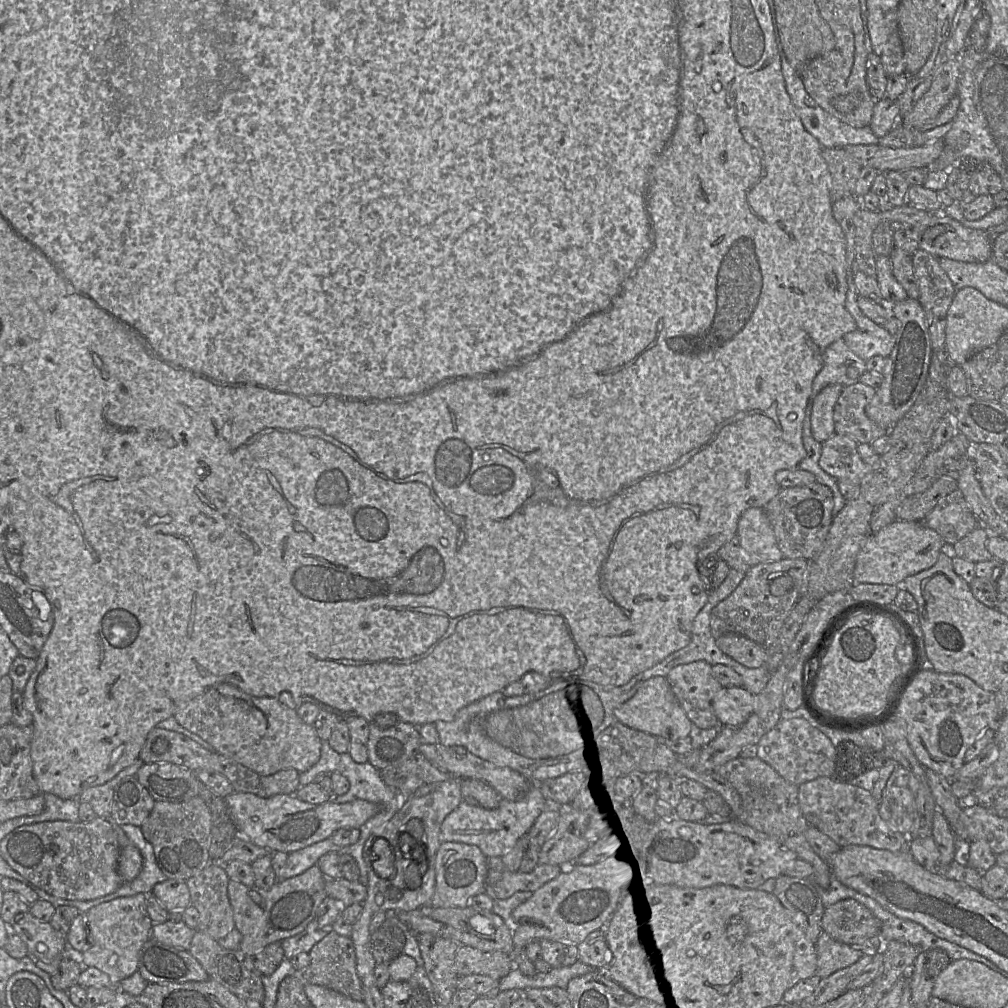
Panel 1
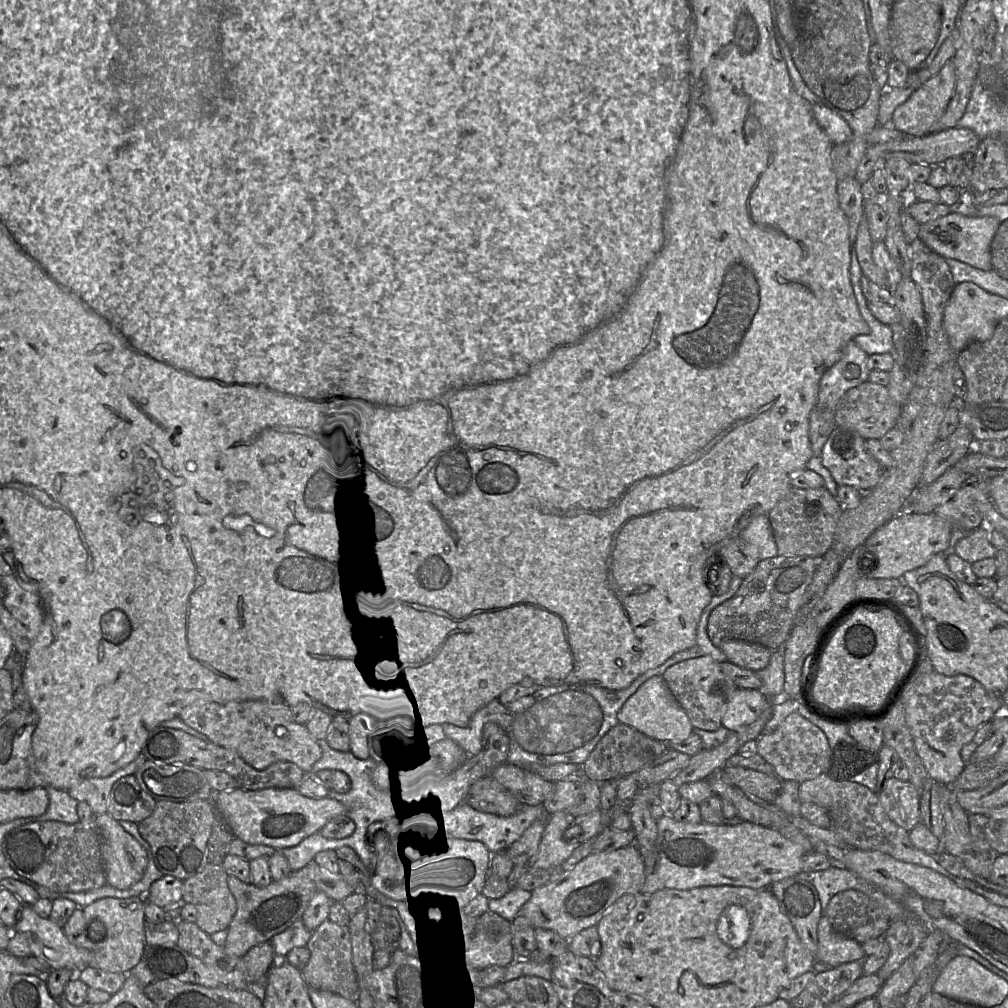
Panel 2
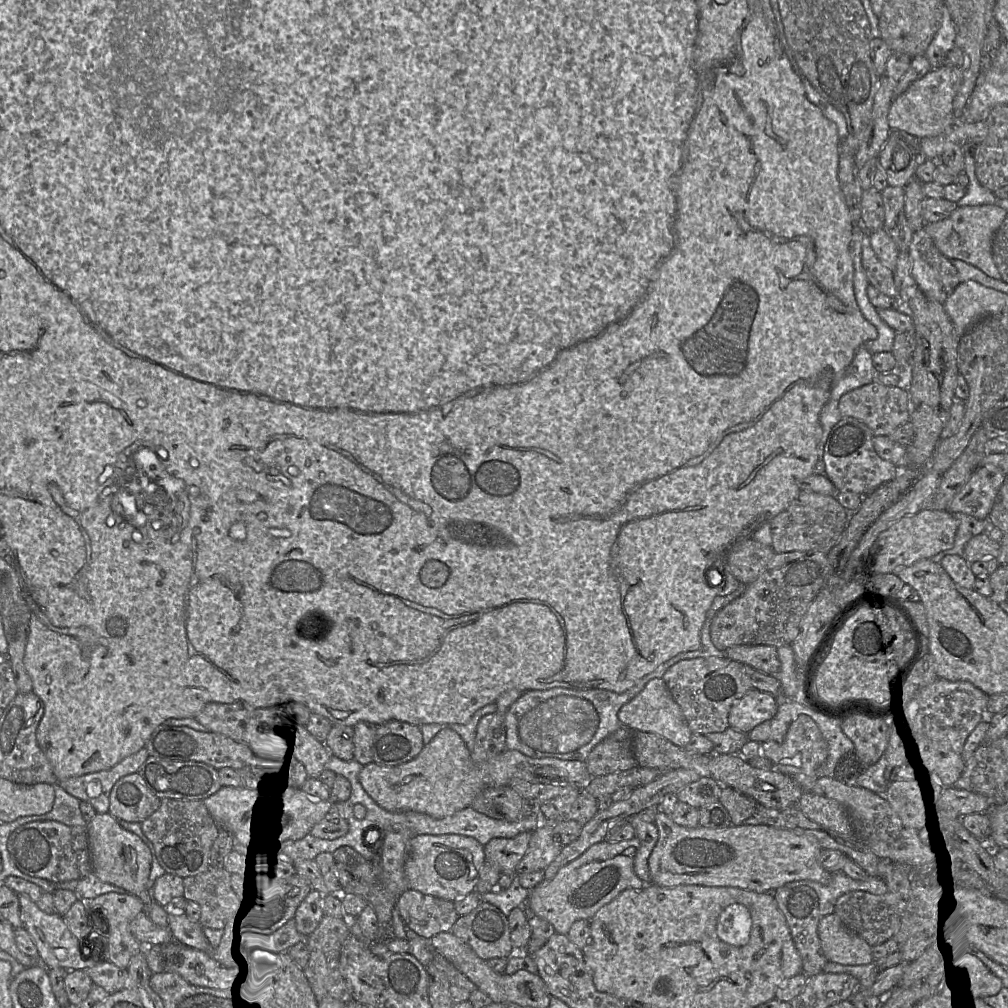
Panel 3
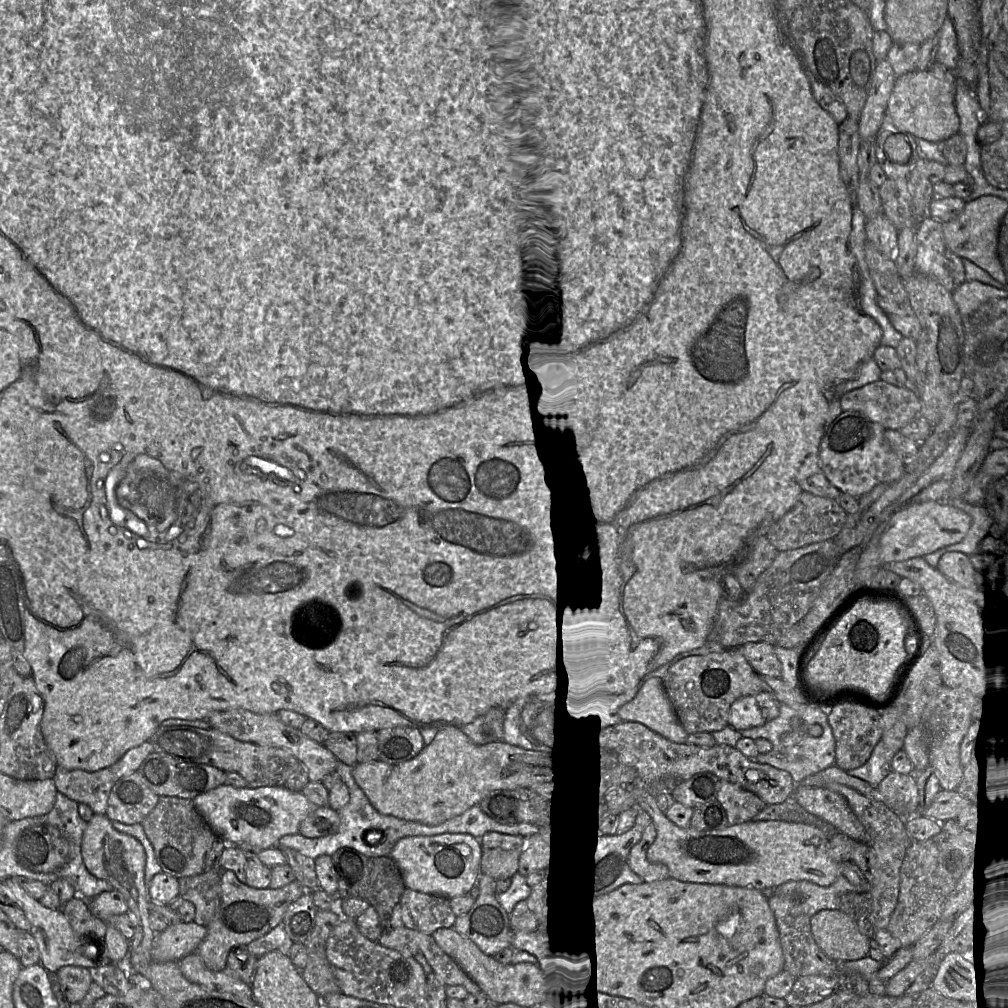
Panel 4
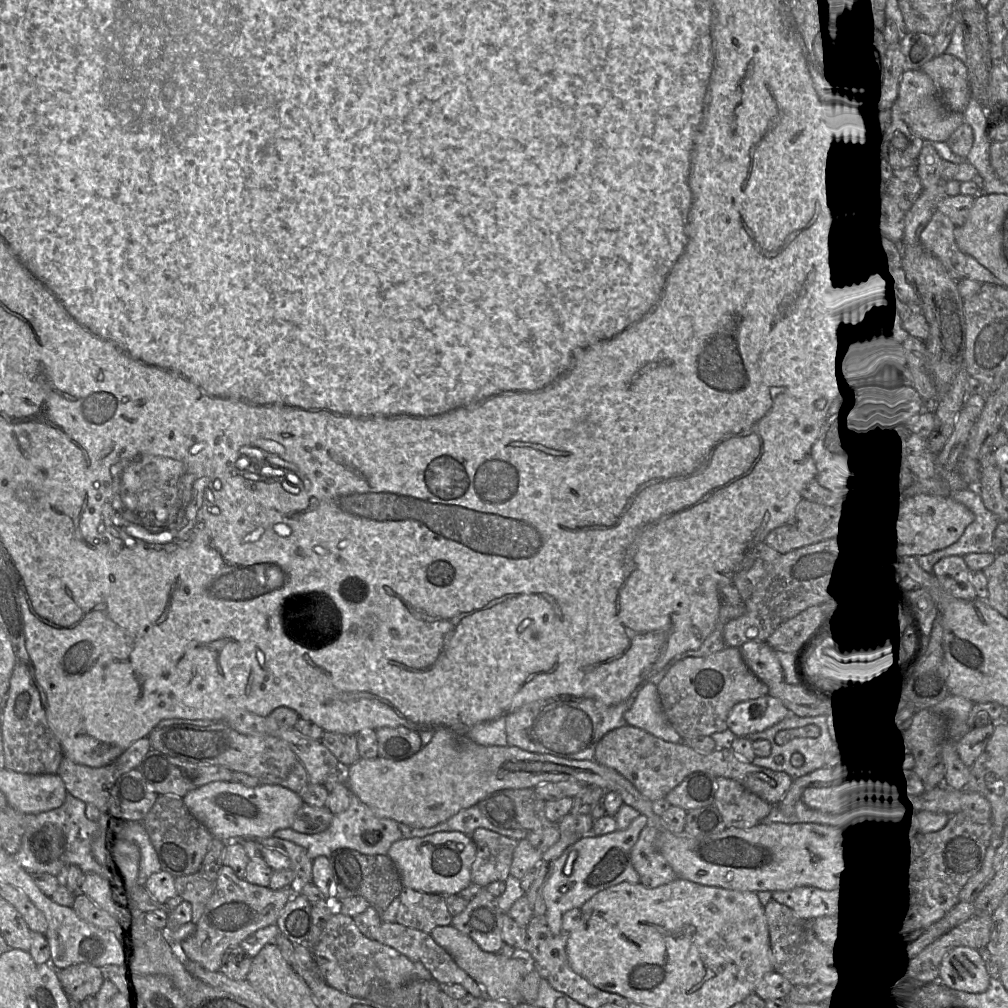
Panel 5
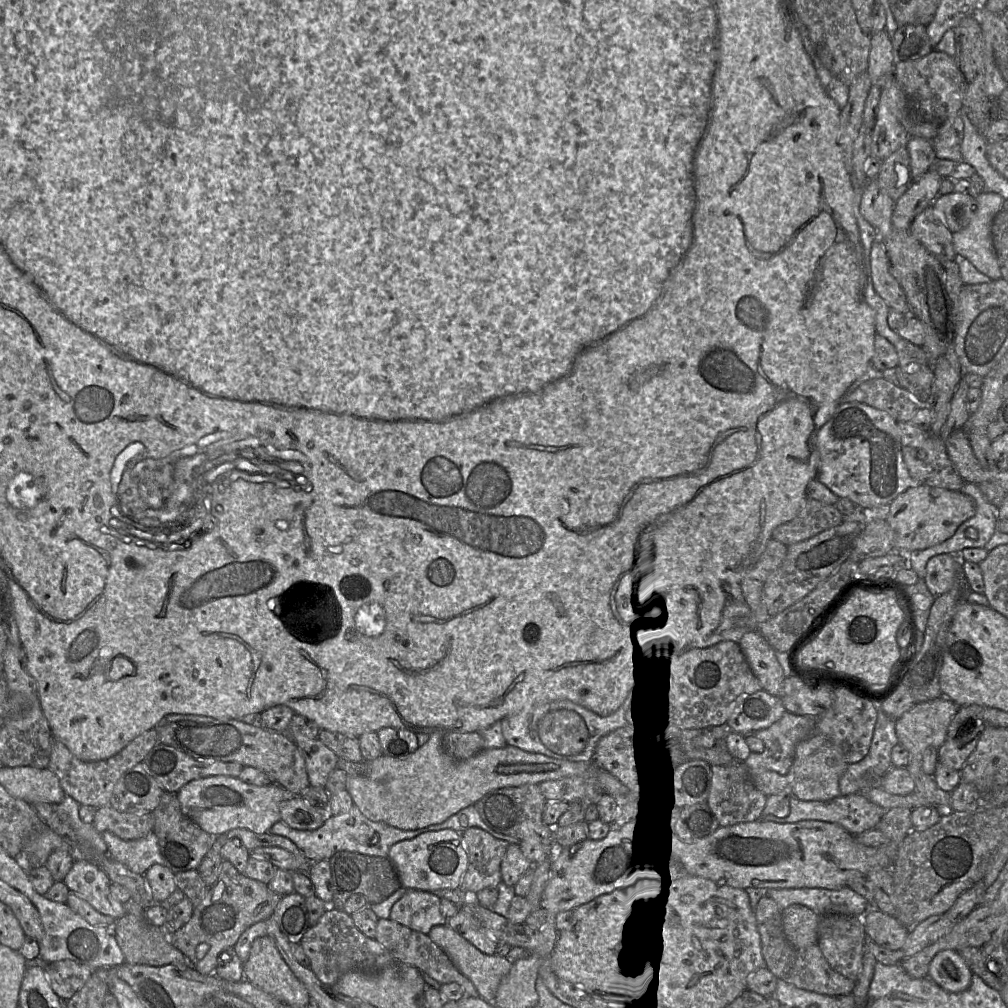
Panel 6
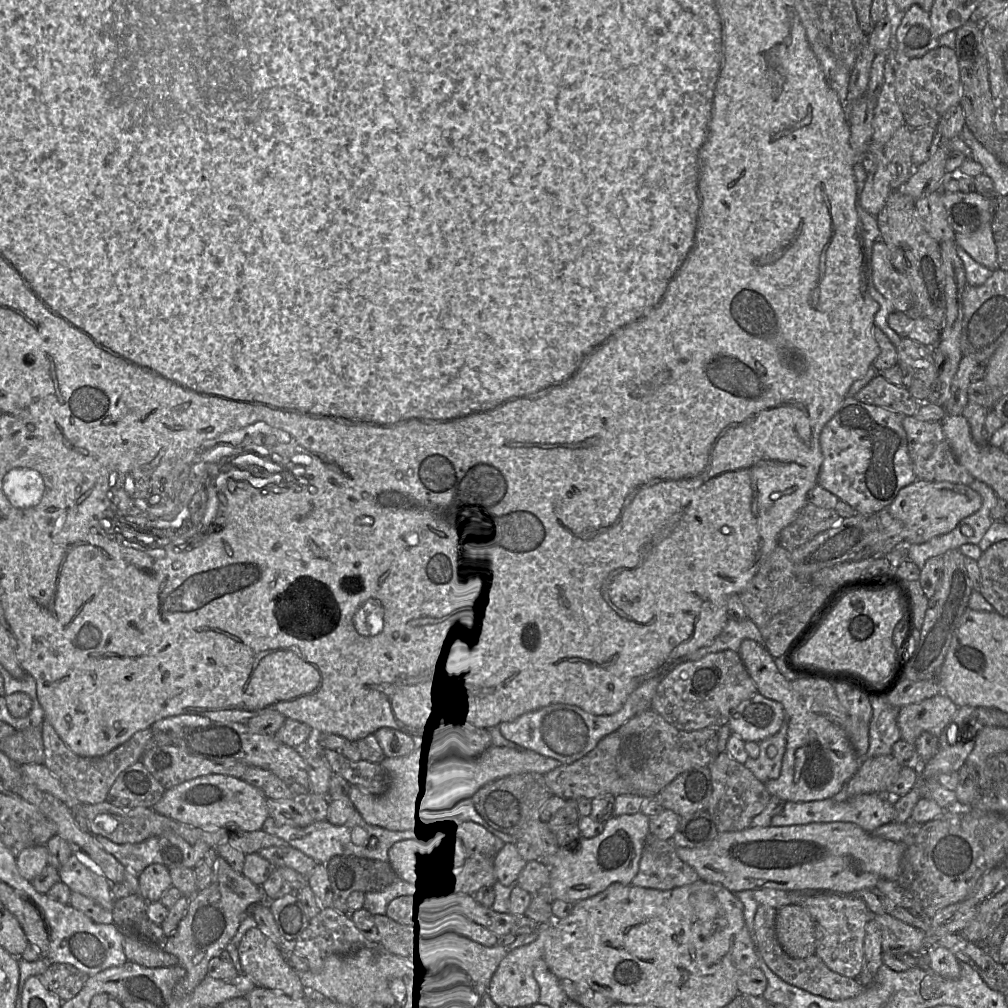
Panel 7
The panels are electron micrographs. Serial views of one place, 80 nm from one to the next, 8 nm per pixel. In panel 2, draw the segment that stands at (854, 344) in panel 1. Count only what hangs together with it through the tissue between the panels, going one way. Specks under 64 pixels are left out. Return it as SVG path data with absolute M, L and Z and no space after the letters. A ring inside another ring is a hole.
M851 245L851 261L850 261L850 281L853 292L858 304L859 311L869 325L871 331L869 334L857 335L853 338L854 341L863 351L869 356L872 354L885 354L893 352L894 344L892 340L891 328L881 323L868 308L868 301L863 295L860 279L862 270L858 263L855 246Z

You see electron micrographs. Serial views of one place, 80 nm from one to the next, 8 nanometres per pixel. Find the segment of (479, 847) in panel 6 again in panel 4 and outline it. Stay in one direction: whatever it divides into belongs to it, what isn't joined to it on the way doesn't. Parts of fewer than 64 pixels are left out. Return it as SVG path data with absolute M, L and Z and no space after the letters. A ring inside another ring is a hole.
M487 832L480 839L480 873L494 880L510 879L517 873L518 859L526 845L522 836Z

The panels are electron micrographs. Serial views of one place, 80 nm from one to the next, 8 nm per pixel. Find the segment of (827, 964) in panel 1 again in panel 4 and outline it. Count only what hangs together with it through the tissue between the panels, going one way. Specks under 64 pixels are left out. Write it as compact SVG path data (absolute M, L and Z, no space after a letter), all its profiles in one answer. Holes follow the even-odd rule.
M841 910L816 913L811 918L811 931L819 948L836 962L859 960L869 955L869 937Z

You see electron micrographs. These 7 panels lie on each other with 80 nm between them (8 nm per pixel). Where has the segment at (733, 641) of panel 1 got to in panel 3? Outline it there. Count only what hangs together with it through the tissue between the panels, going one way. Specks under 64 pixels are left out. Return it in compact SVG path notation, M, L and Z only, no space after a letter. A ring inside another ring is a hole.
M769 645L731 646L724 651L724 656L767 675L776 674L780 668L777 648Z

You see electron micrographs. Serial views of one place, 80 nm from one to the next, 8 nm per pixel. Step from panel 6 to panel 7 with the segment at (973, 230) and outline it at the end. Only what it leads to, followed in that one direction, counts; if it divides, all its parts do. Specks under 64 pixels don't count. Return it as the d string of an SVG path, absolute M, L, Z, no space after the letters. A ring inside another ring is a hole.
M990 221L982 223L969 234L955 234L954 239L957 246L967 252L973 260L989 270L995 271L999 266L991 223Z

